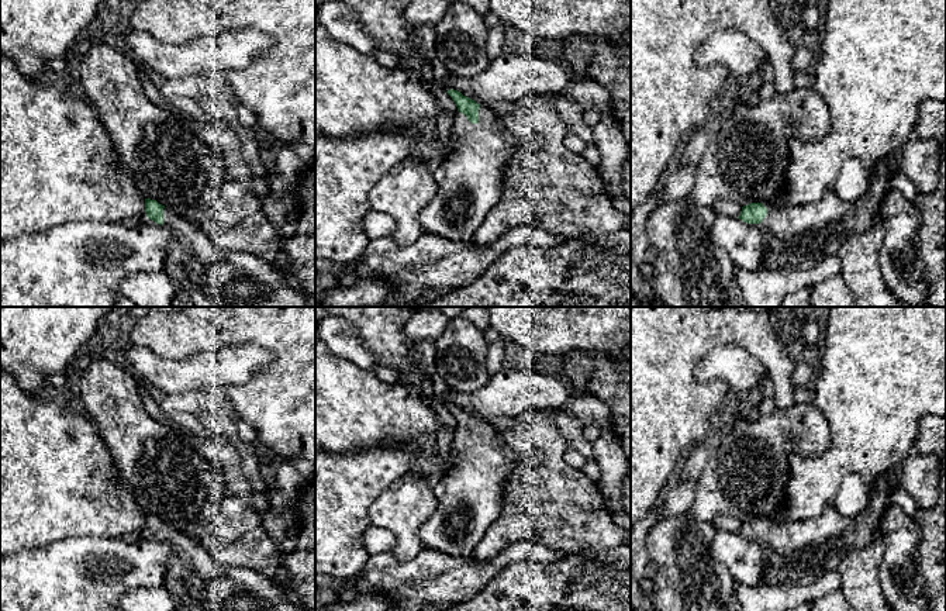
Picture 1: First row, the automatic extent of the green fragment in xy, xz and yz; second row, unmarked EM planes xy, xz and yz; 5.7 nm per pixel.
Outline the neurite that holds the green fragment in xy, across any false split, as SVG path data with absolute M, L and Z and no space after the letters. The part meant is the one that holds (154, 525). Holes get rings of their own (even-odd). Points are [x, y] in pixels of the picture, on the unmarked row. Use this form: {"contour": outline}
{"contour": "M145 514L141 539L163 541L175 548L165 573L163 587L189 611L308 611L287 598L279 584L256 570L218 562L201 545L156 515Z"}

